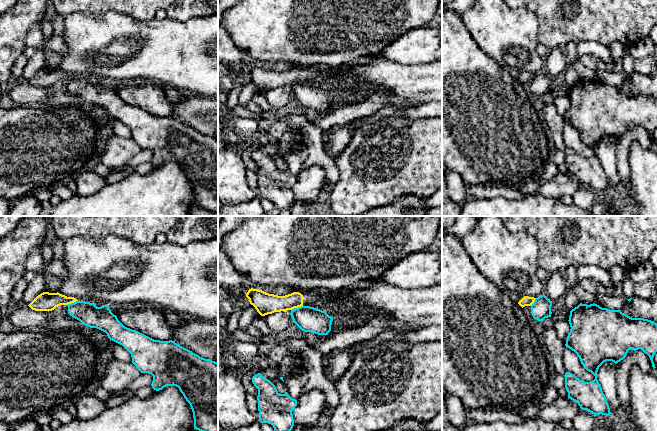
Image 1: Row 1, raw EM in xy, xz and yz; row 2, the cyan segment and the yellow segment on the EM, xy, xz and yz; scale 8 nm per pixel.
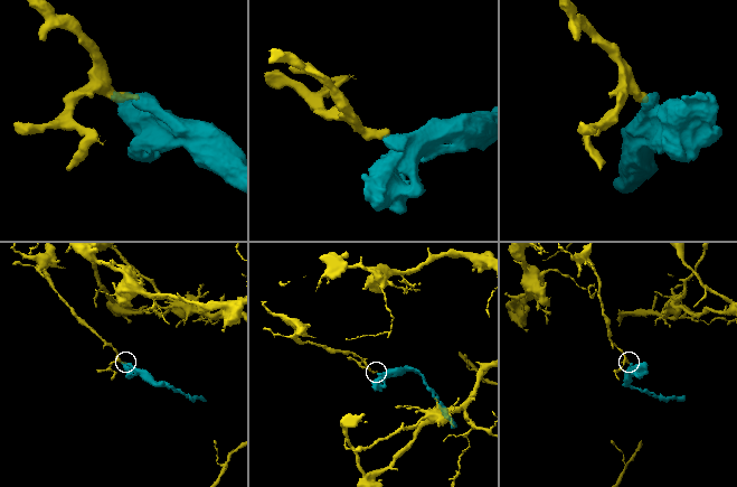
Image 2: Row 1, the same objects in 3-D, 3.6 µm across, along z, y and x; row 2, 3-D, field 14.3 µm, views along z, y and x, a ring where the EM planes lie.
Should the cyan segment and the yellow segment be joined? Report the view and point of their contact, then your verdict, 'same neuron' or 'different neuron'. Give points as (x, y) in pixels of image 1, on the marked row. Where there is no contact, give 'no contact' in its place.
xz (296, 308) | different neuron

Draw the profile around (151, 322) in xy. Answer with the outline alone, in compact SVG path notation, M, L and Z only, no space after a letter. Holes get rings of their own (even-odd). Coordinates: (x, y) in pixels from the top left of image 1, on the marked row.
M157 308L121 311L116 315L127 328L136 330L154 340L169 341L173 338L173 328L166 321L164 313Z

